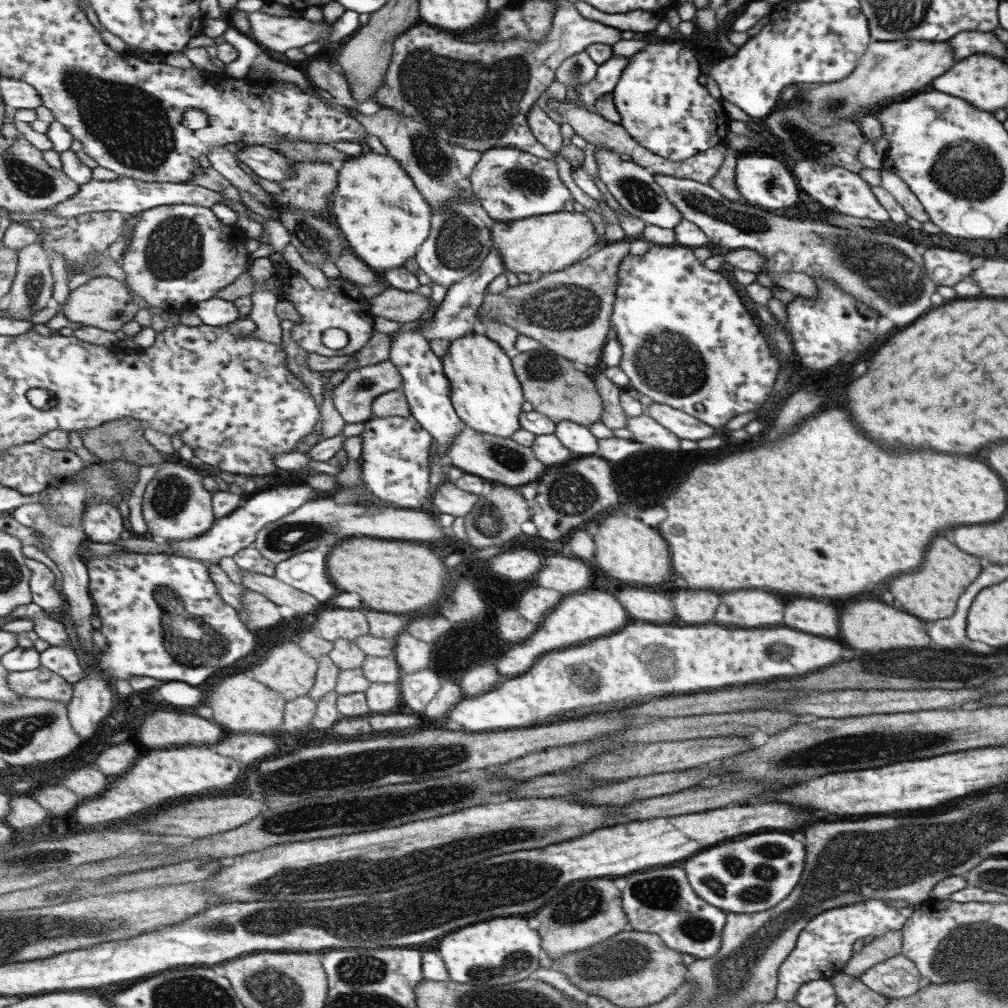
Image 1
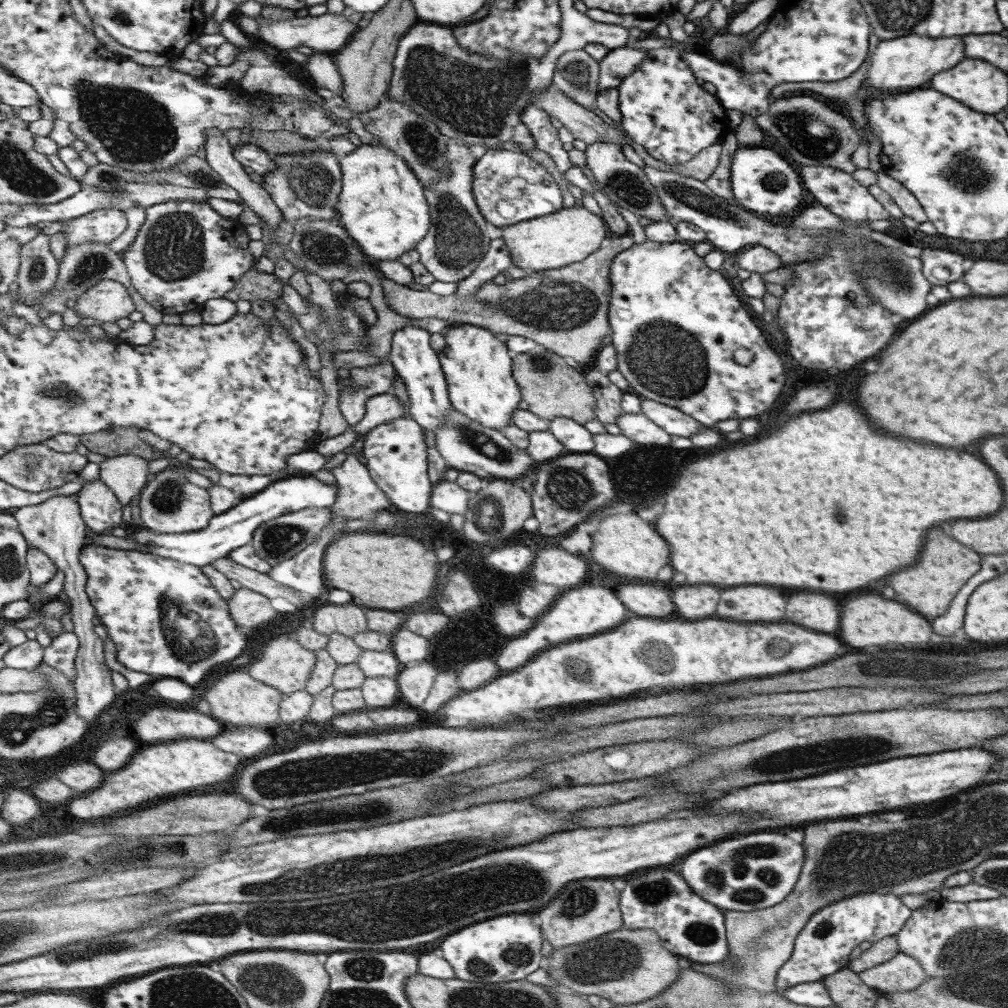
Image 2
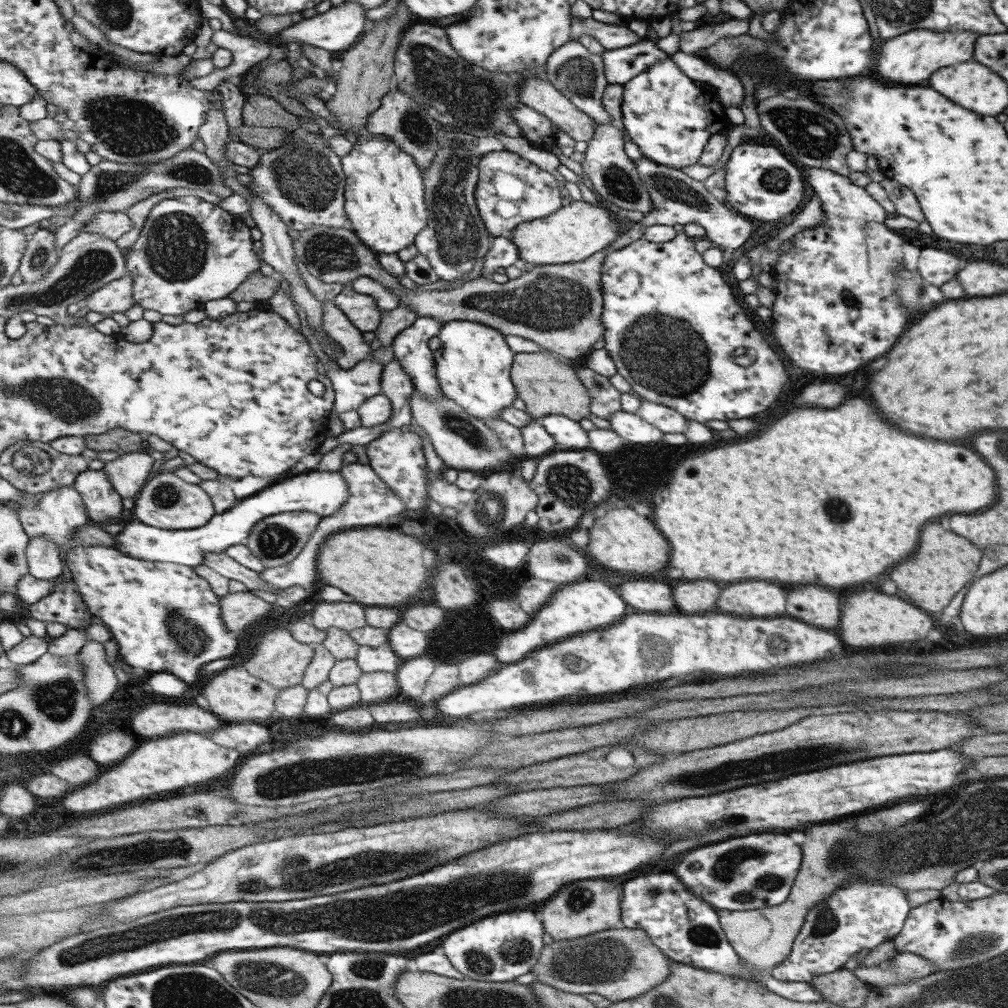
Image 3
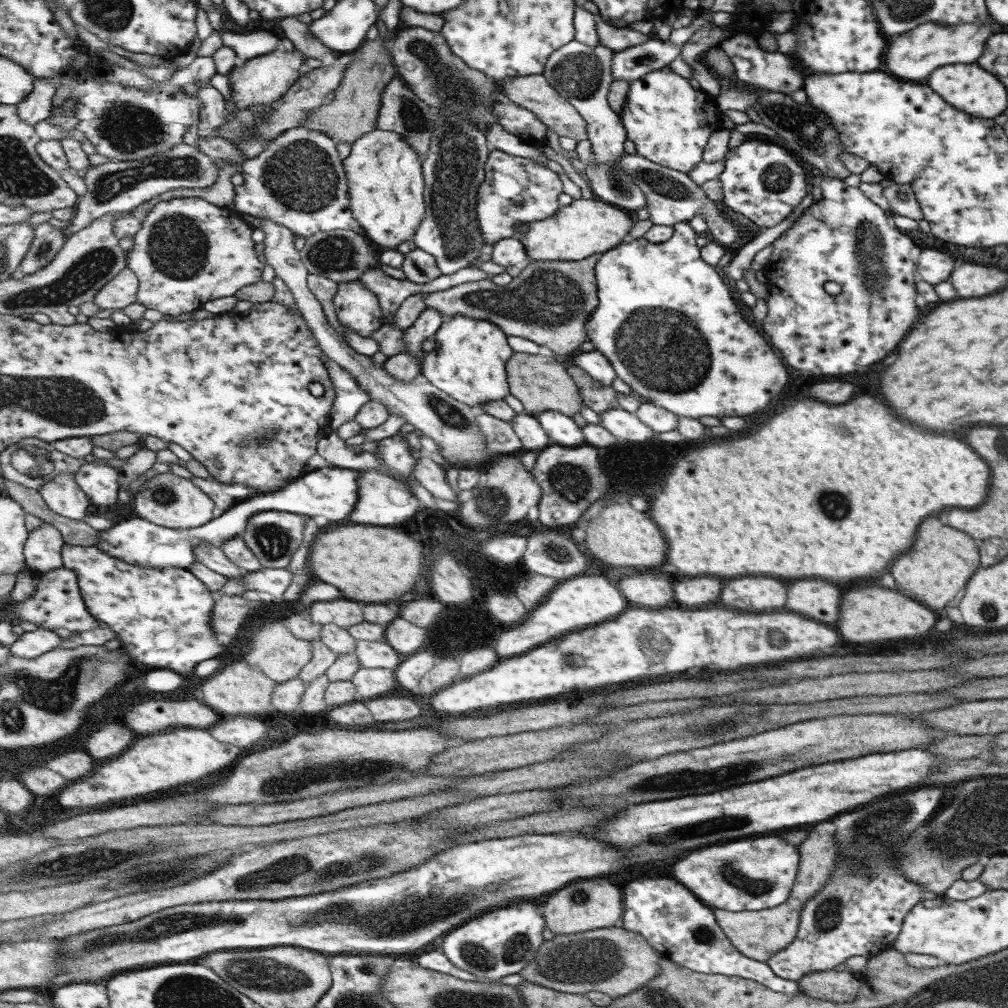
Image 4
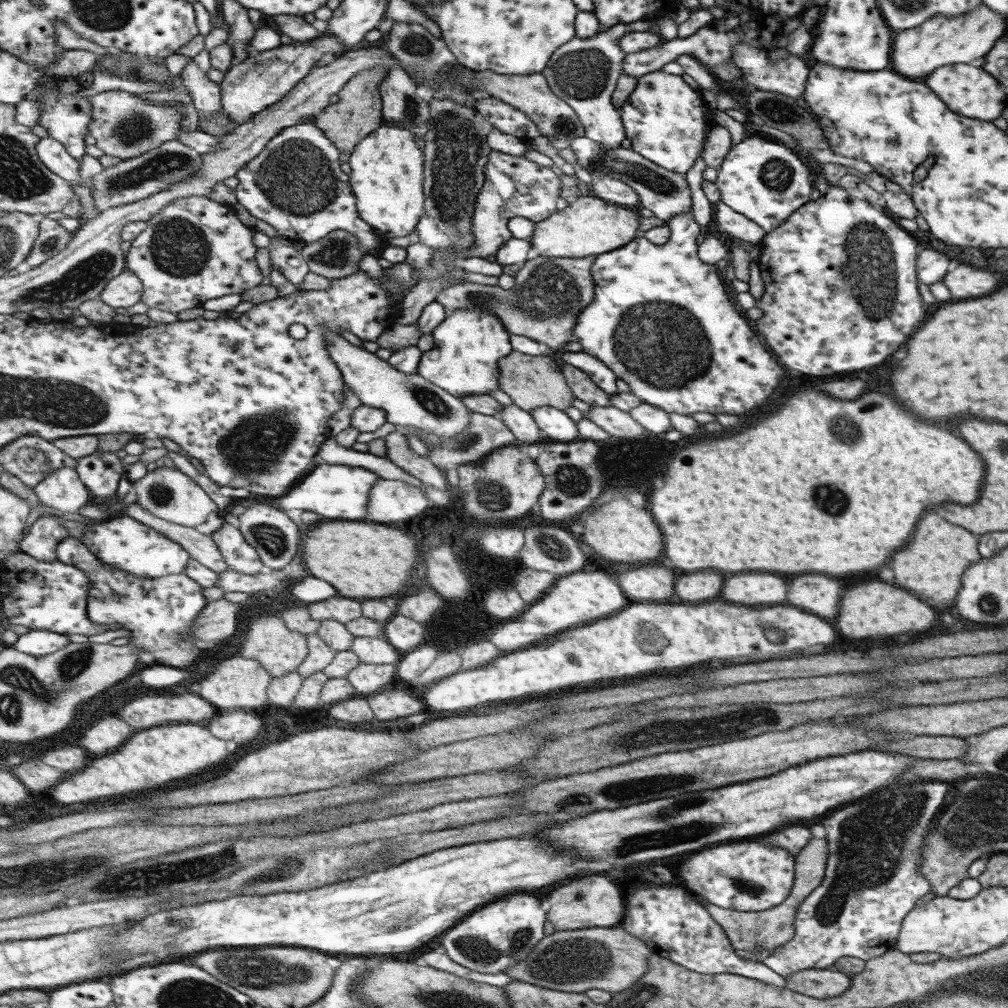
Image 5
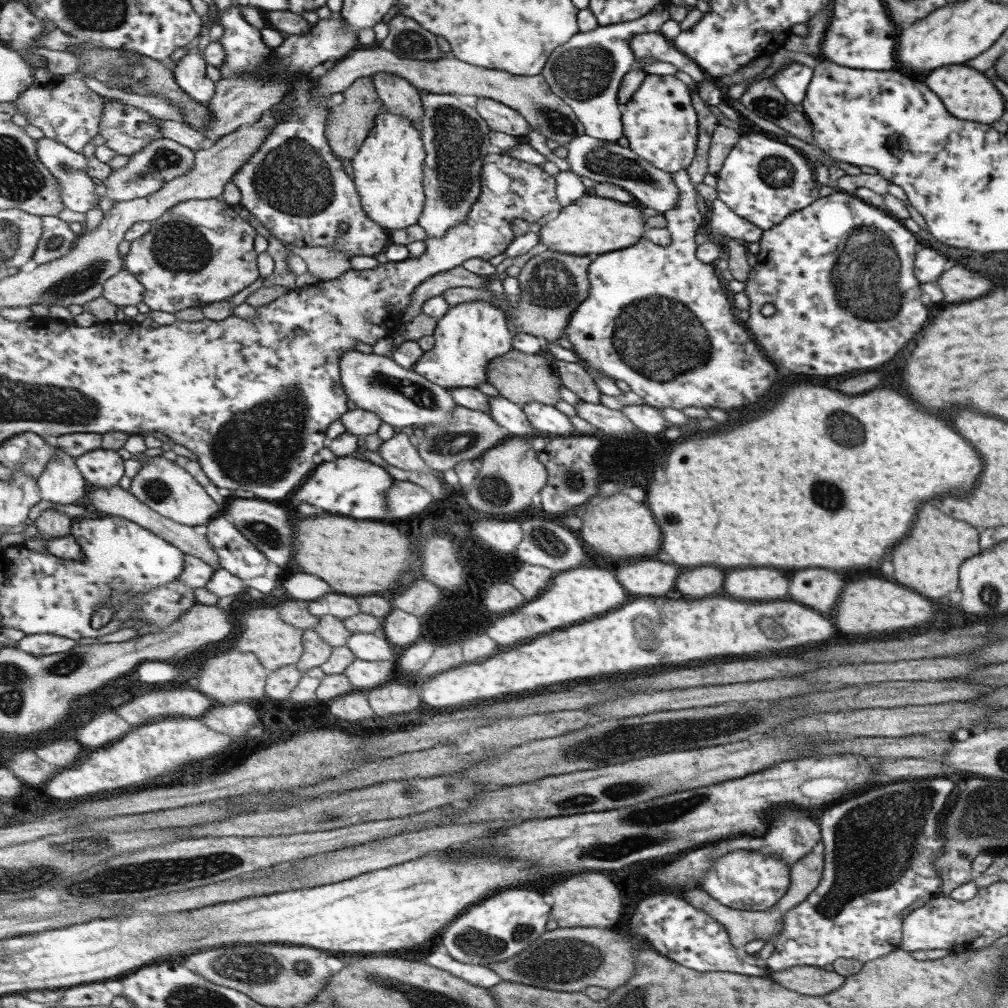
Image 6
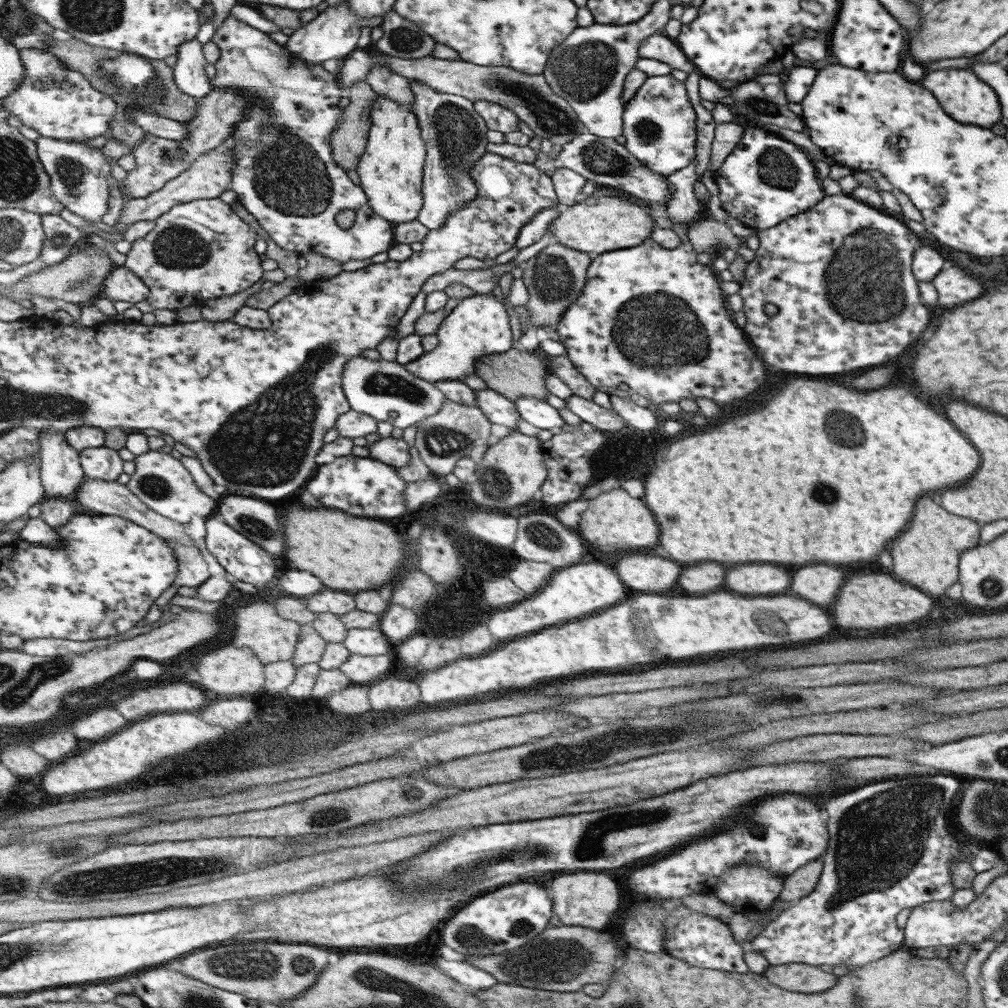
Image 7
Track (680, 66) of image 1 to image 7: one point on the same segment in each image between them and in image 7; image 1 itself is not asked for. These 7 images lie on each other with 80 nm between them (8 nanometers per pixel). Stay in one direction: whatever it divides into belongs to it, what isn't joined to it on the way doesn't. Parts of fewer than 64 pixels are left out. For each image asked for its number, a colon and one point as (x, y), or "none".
2: (663, 109)
3: (665, 114)
4: (669, 122)
5: (665, 120)
6: (661, 127)
7: (659, 126)

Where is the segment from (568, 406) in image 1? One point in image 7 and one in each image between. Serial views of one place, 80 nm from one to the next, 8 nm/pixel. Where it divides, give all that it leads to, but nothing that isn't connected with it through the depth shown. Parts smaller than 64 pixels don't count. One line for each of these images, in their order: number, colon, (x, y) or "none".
2: (552, 387)
3: (548, 384)
4: (541, 383)
5: (532, 381)
6: (522, 377)
7: (515, 373)

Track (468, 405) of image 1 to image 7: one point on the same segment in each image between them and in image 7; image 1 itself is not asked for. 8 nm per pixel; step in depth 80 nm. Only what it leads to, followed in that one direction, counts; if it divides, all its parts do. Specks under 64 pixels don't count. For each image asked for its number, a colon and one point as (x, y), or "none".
2: (480, 373)
3: (474, 366)
4: (469, 363)
5: (470, 344)
6: (470, 335)
7: (480, 326)

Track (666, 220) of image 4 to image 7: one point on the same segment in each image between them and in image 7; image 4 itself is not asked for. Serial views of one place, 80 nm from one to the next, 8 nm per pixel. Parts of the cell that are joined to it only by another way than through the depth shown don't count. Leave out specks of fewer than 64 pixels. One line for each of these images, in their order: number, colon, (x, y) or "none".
5: (665, 193)
6: (602, 161)
7: (603, 161)

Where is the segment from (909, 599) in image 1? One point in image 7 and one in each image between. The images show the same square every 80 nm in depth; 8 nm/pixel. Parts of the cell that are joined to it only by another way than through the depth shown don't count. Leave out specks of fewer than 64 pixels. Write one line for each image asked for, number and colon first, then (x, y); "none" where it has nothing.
2: (927, 587)
3: (943, 563)
4: (934, 570)
5: (929, 565)
6: (926, 560)
7: (924, 555)

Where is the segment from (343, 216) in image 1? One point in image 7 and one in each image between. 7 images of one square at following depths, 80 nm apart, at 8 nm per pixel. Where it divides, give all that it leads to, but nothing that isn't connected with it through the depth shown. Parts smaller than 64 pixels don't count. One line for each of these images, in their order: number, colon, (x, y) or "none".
2: (383, 205)
3: (386, 201)
4: (386, 176)
5: (387, 170)
6: (389, 170)
7: (391, 172)

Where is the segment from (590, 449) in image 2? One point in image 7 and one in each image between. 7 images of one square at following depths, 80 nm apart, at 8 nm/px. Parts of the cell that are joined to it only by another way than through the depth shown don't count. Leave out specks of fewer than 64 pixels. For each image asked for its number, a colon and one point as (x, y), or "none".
3: (567, 432)
4: (563, 430)
5: (556, 425)
6: (547, 419)
7: (539, 413)

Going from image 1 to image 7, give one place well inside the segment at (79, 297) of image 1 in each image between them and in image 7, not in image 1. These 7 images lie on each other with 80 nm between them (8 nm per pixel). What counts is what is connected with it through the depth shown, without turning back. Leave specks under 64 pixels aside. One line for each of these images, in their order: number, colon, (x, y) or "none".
2: (108, 301)
3: (118, 296)
4: (122, 291)
5: (125, 290)
6: (124, 289)
7: (123, 284)

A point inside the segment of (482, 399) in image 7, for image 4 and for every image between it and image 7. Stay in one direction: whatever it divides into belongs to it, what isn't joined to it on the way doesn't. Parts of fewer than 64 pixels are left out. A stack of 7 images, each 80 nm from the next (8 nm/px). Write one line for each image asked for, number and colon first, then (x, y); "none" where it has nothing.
4: (534, 437)
5: (525, 428)
6: (509, 414)

